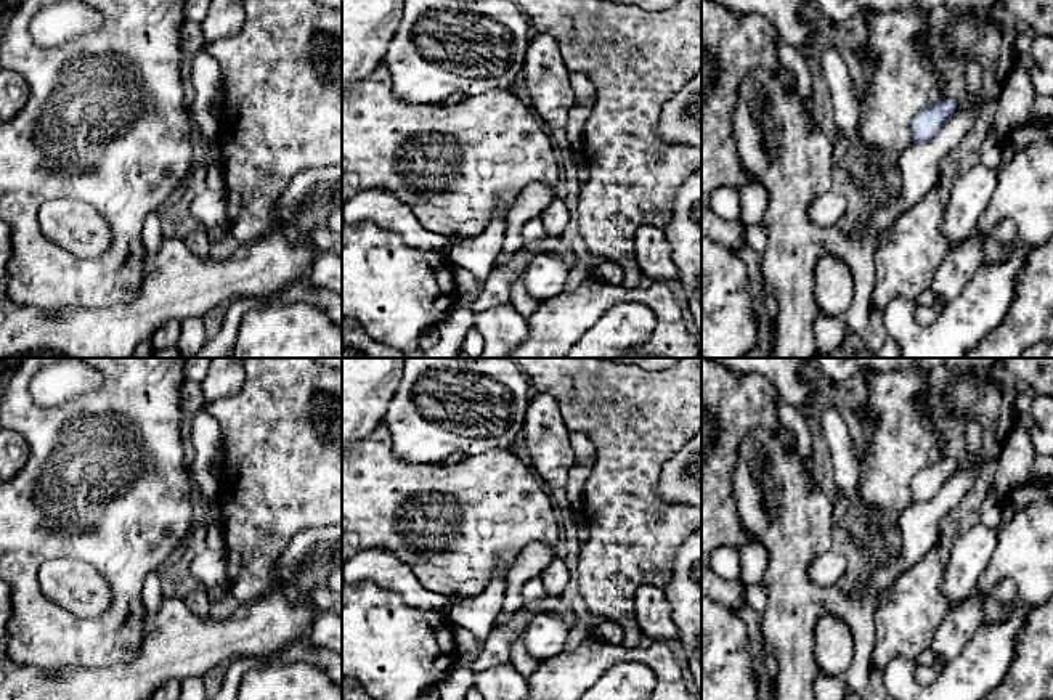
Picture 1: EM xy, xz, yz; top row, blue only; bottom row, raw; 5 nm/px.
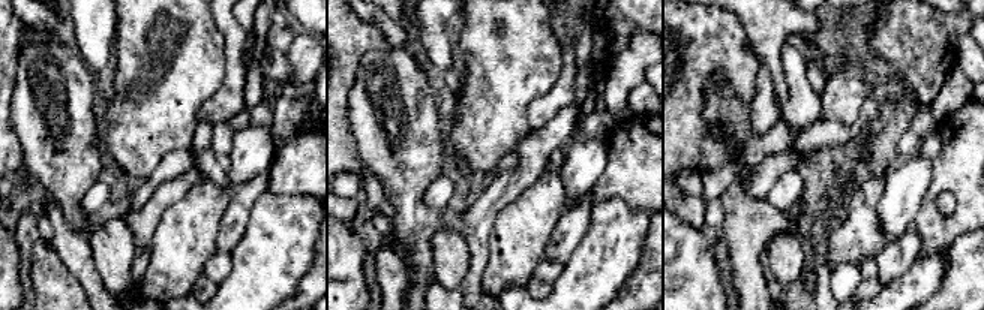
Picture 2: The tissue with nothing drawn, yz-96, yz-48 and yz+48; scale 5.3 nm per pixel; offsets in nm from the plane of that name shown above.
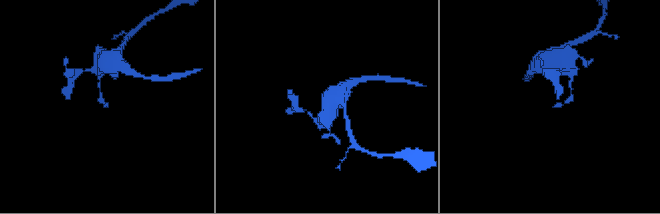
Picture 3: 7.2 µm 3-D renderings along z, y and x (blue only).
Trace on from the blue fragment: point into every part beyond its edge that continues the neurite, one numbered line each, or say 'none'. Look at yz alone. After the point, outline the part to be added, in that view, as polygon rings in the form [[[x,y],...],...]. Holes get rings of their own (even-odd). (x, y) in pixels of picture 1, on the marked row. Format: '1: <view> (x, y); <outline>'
none

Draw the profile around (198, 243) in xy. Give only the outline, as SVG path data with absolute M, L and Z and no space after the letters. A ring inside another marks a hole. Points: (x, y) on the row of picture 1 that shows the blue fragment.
M199 228L199 230L188 233L183 238L183 242L191 254L194 254L197 257L209 257L212 242L210 242L205 230Z

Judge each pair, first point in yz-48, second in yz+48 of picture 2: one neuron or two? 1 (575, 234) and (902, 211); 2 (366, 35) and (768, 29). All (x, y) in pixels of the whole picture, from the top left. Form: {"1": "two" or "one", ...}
{"1": "two", "2": "two"}

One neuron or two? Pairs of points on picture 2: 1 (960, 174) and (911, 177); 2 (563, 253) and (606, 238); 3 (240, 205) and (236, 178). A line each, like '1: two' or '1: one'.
1: two
2: two
3: two

